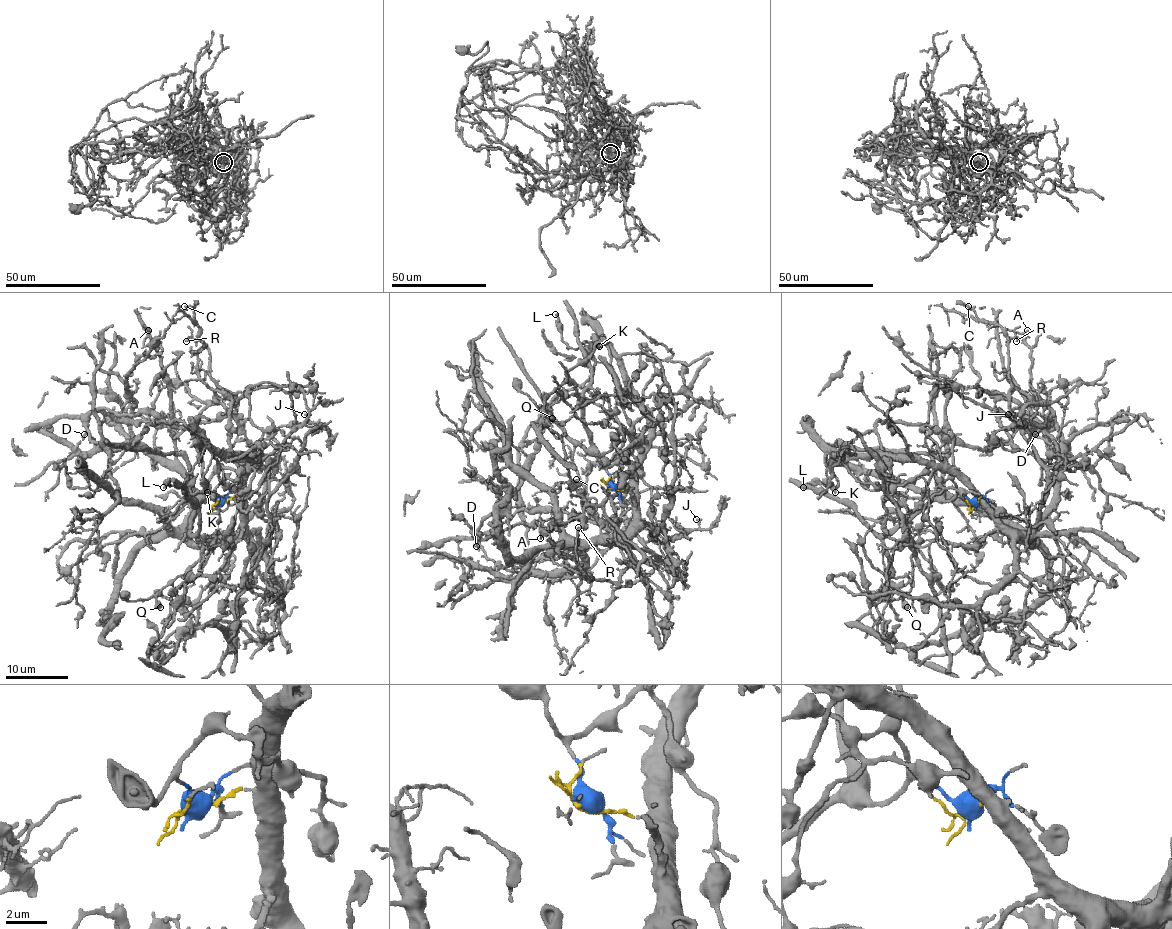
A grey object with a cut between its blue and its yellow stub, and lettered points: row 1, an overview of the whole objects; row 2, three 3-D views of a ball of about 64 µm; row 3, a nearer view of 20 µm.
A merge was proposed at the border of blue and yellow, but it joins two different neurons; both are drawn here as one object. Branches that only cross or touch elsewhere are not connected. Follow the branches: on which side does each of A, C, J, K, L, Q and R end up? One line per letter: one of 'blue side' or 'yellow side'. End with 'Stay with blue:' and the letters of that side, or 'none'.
A: yellow side
C: yellow side
J: yellow side
K: blue side
L: blue side
Q: blue side
R: yellow side
Stay with blue: K, L, Q

